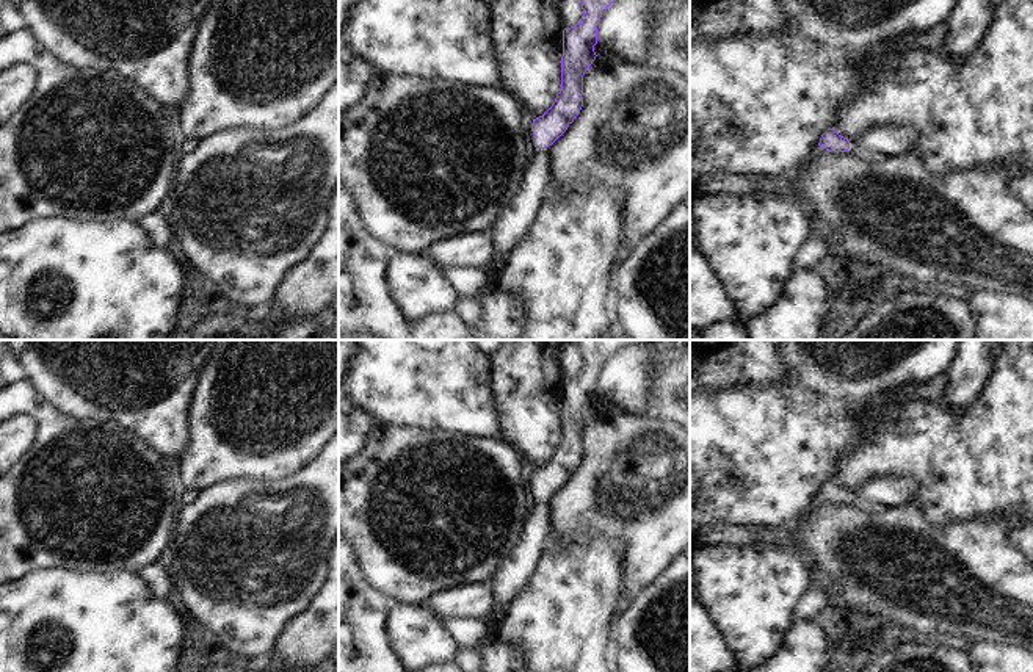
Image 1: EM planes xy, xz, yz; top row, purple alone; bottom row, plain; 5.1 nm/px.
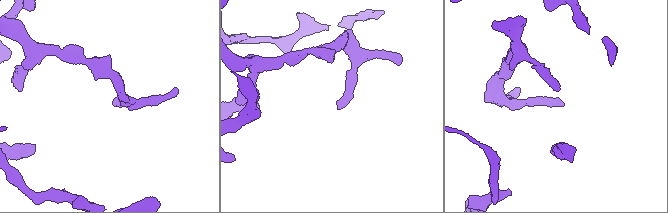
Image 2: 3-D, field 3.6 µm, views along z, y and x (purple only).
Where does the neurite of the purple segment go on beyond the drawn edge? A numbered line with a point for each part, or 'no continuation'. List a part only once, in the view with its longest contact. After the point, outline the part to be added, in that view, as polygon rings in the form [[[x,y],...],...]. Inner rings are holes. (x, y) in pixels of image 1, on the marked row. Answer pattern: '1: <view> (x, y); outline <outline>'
1: yz (891, 140); outline [[[875,127],[857,138],[848,138],[848,154],[870,150],[883,155],[911,154],[917,132],[909,127]]]

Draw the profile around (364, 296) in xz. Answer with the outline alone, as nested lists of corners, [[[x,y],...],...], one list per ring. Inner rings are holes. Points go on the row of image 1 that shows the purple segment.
[[[339,182],[339,334],[367,331],[381,340],[411,340],[411,323],[398,312],[387,285],[387,263],[393,255],[361,221],[354,201]]]

